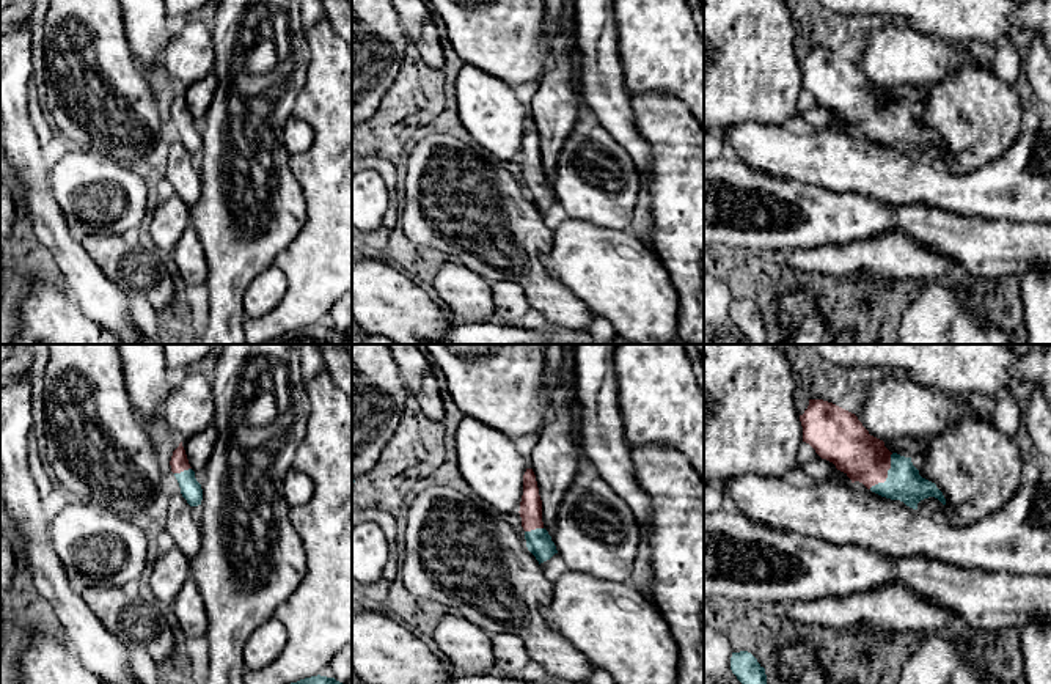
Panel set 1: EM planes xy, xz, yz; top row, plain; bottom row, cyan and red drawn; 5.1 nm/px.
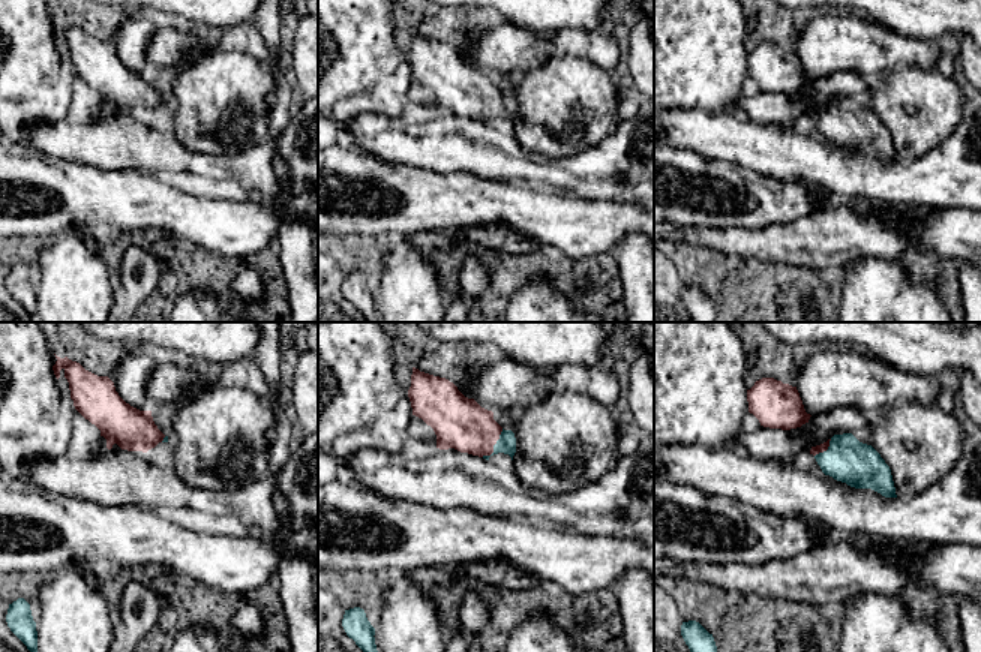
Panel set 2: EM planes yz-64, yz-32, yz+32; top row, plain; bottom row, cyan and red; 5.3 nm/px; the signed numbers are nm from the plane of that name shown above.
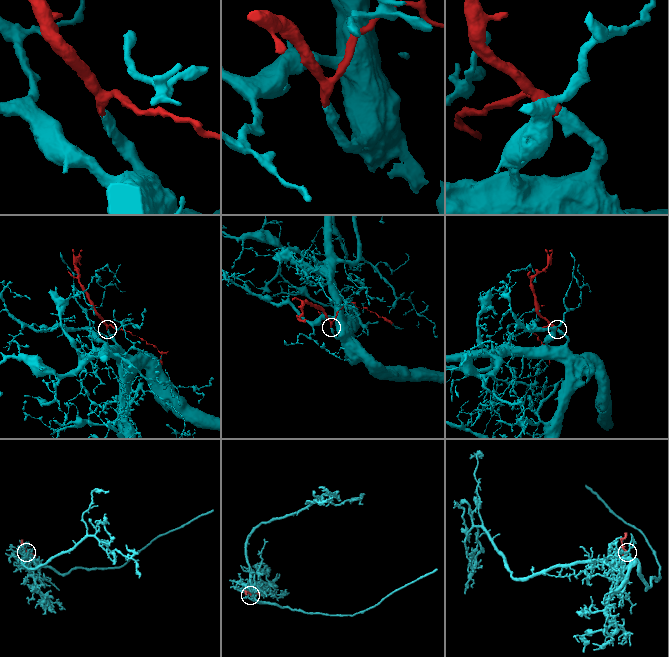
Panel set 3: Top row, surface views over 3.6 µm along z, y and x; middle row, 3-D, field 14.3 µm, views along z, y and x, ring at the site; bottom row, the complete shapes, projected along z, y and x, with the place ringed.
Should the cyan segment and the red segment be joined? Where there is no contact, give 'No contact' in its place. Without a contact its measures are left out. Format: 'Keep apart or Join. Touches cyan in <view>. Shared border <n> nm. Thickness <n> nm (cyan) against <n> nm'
Join. Touches cyan in yz. Shared border 220 nm. Thickness 180 nm (cyan) against 240 nm

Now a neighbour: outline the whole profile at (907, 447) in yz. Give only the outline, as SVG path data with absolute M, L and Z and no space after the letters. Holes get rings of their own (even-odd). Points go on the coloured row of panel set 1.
M895 437L884 442L884 447L891 453L897 453L905 458L911 458L914 454L919 454L922 450L922 445L919 440L913 437Z

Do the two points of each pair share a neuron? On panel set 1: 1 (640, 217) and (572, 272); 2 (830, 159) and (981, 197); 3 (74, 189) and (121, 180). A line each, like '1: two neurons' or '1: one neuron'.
1: two neurons
2: one neuron
3: one neuron

